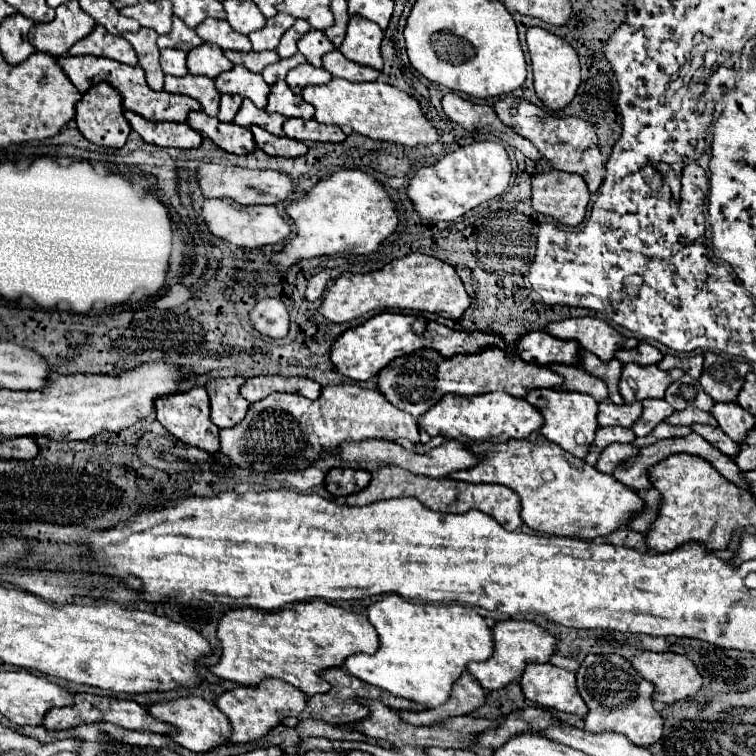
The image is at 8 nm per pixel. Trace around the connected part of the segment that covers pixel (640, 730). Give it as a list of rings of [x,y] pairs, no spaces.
[[[588,655],[580,663],[576,681],[580,695],[588,705],[588,715],[584,719],[588,731],[624,733],[632,743],[642,747],[648,747],[662,737],[664,721],[652,703],[654,687],[632,667],[628,659],[620,655]]]

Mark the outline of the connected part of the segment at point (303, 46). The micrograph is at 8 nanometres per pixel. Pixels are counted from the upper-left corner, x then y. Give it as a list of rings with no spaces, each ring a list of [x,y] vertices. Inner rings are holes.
[[[312,29],[308,31],[300,41],[298,41],[298,49],[300,53],[308,59],[308,63],[312,63],[314,67],[322,67],[322,57],[330,51],[334,51],[336,47],[332,47],[332,43],[328,43],[328,37],[318,31]]]

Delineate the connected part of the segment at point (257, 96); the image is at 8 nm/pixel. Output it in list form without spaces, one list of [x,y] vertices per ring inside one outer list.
[[[234,65],[232,71],[220,73],[216,77],[216,89],[220,93],[242,95],[256,107],[266,107],[266,97],[270,93],[270,87],[264,83],[262,75],[248,71],[244,65]]]

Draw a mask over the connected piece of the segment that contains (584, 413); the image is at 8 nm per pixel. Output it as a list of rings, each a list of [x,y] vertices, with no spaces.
[[[534,389],[526,401],[530,405],[534,405],[546,419],[544,427],[540,429],[540,433],[552,441],[558,443],[564,451],[572,453],[574,457],[584,459],[588,455],[588,449],[594,441],[594,431],[598,427],[596,415],[598,415],[598,403],[584,393],[574,393],[574,391],[554,391],[554,389]]]

